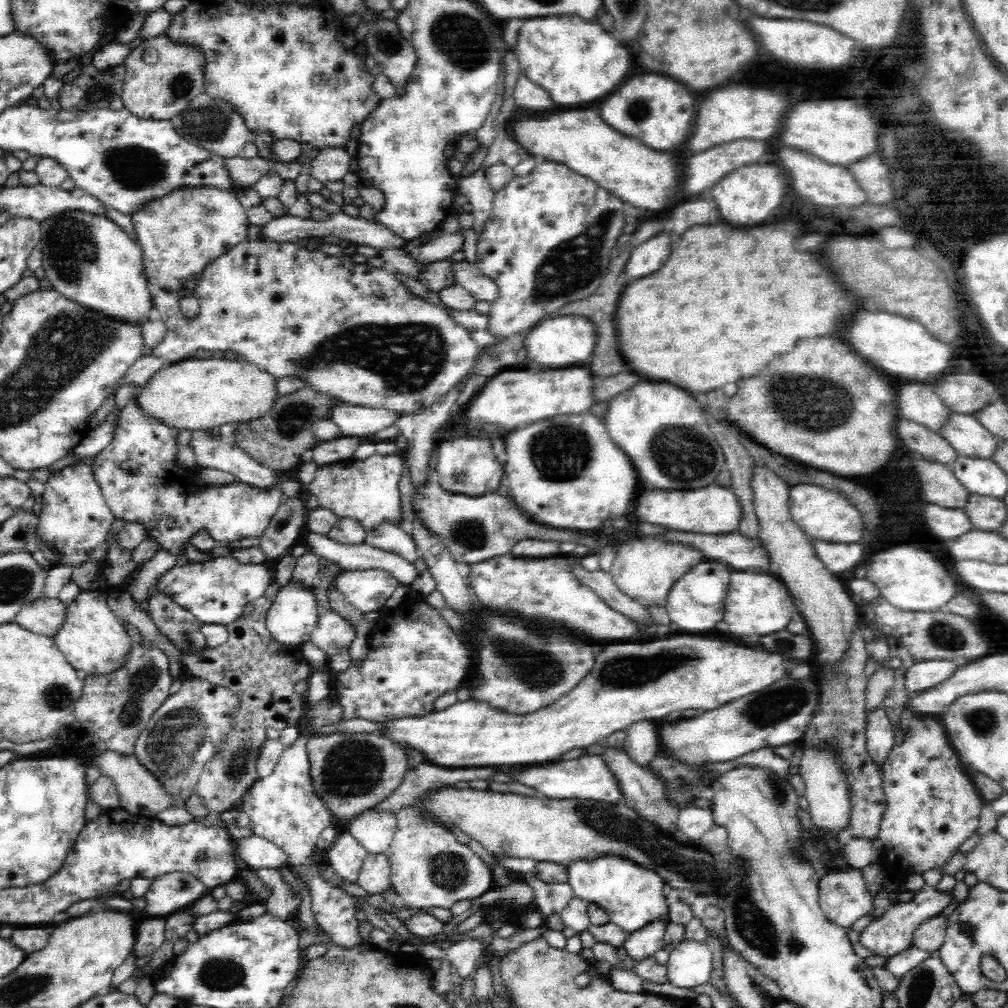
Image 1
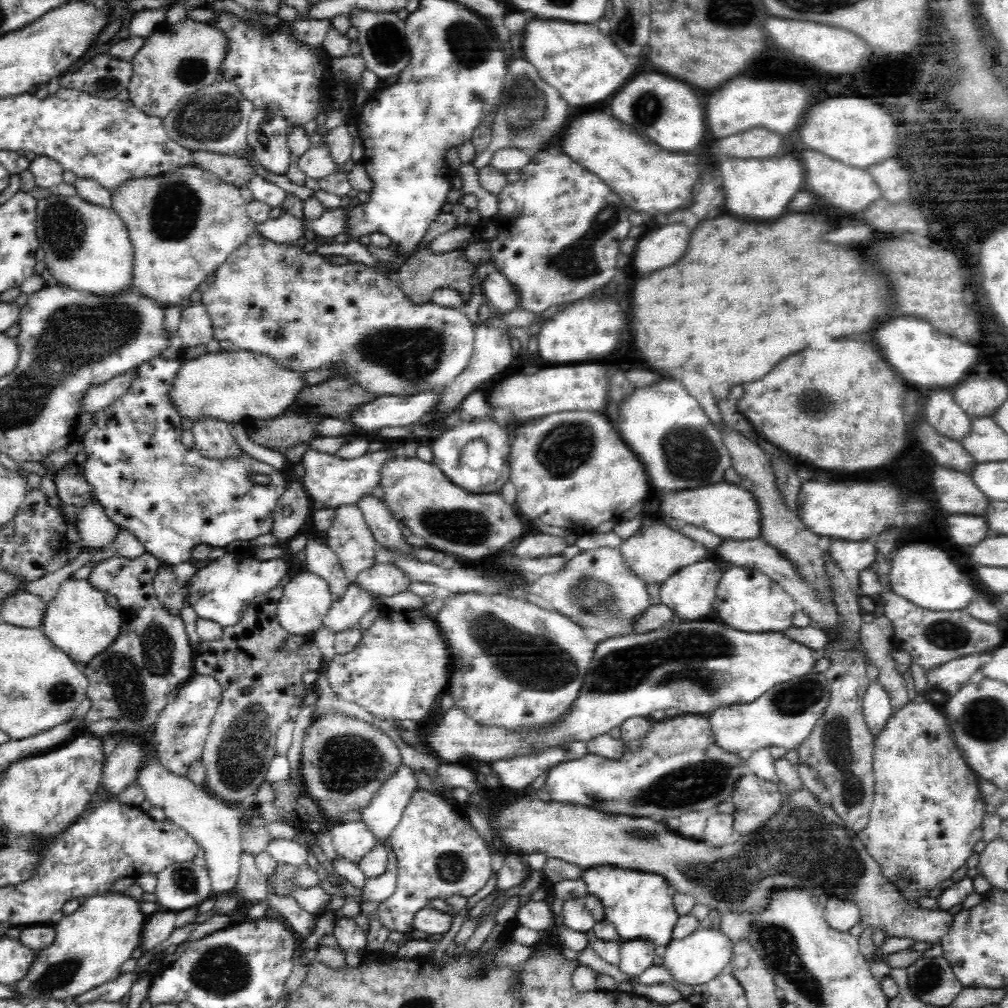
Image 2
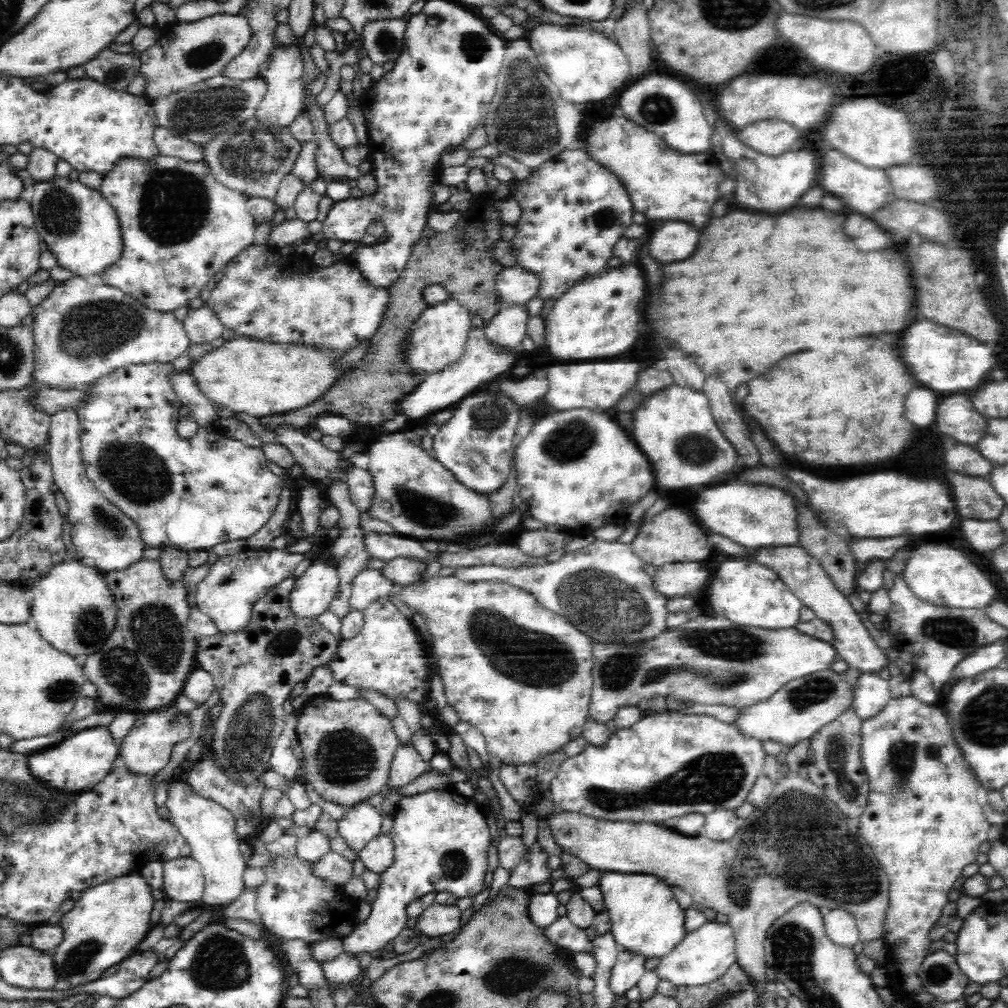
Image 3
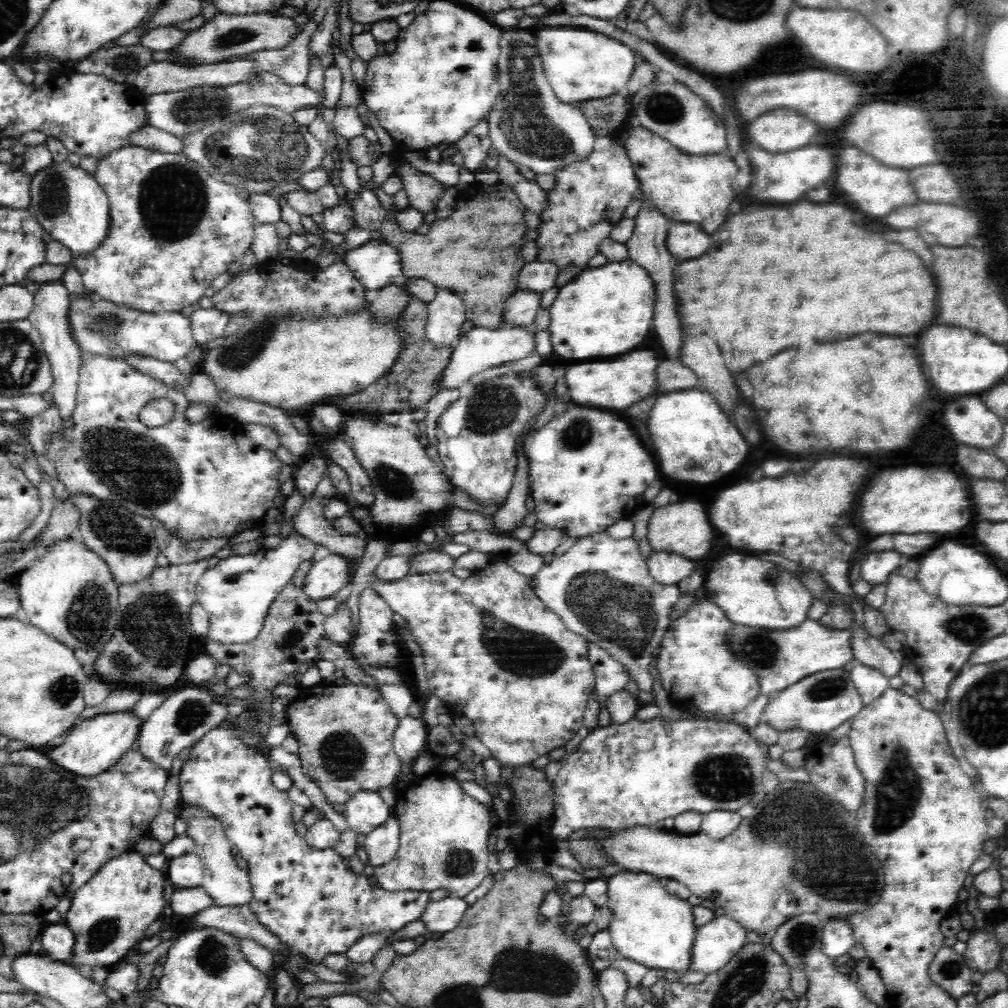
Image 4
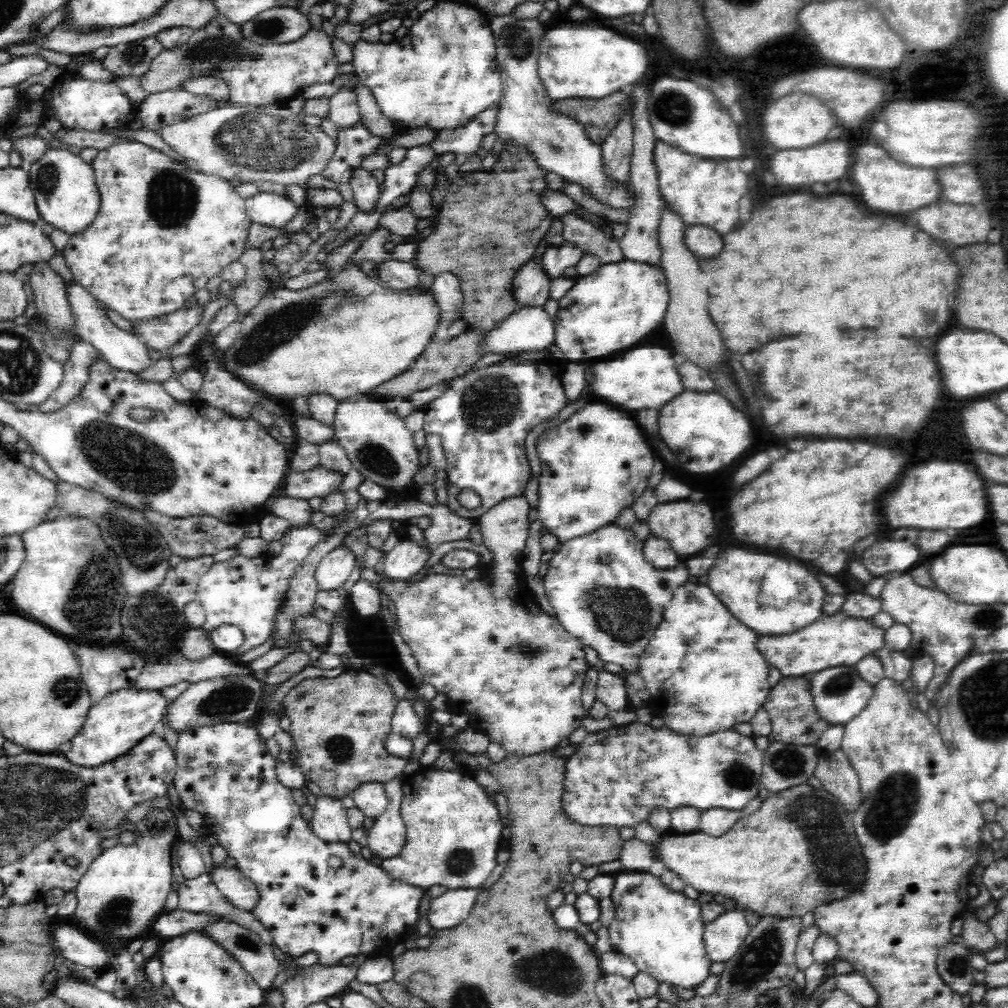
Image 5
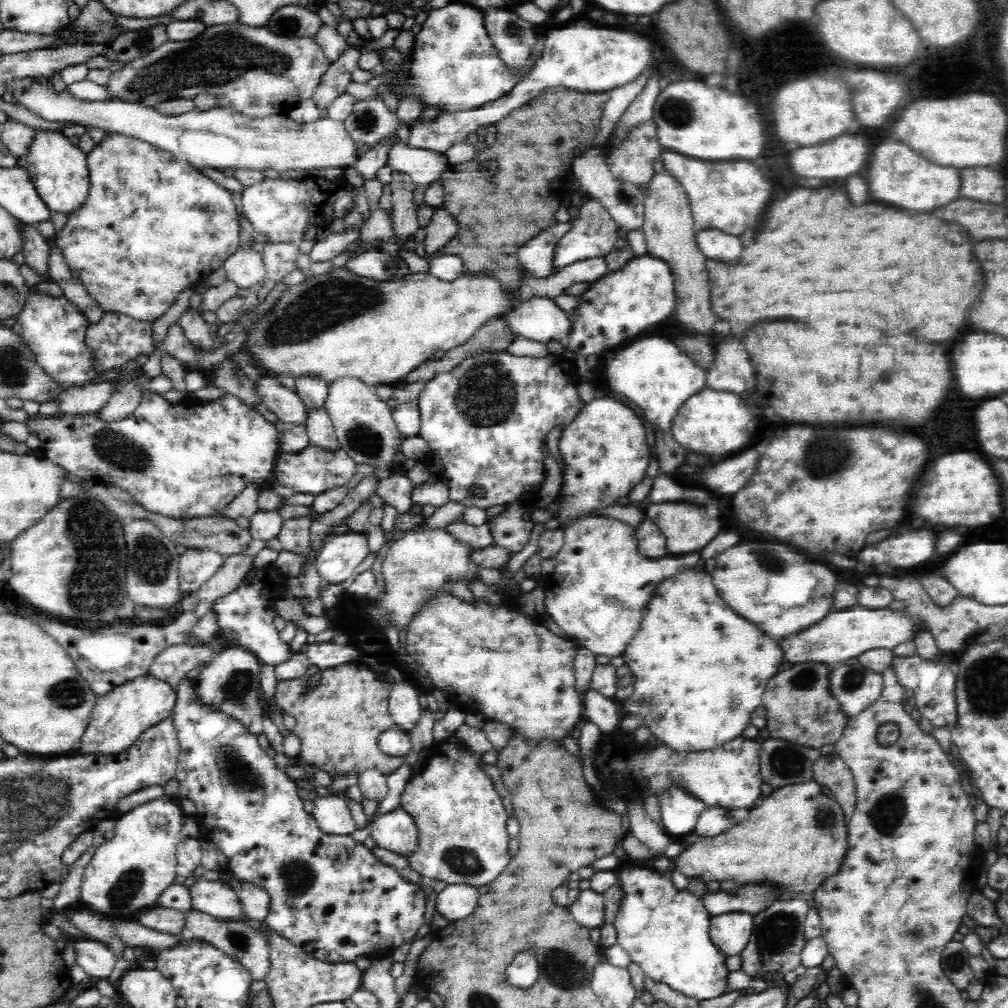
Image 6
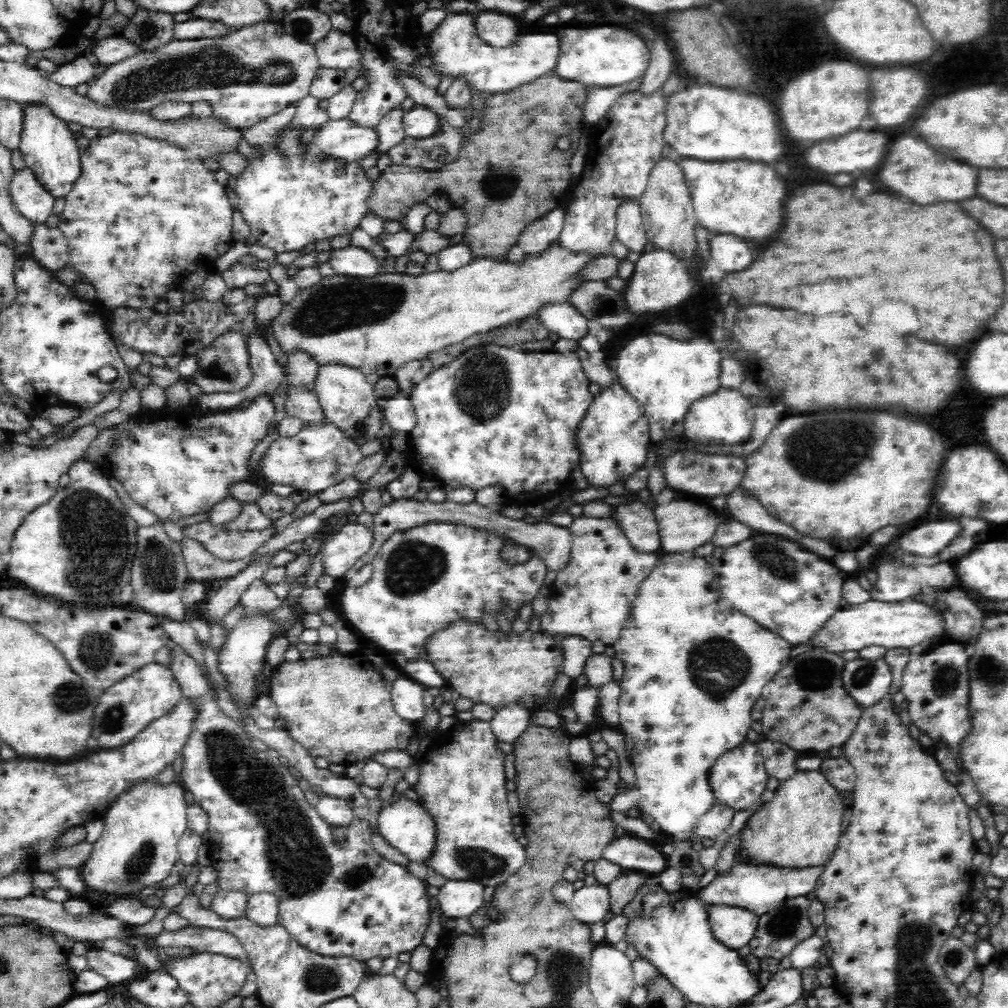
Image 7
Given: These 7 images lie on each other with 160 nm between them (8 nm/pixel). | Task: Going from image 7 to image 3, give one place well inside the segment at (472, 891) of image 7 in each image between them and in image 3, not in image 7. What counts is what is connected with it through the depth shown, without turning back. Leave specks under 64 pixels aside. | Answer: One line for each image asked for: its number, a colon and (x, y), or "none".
3: (437, 920)
4: (444, 915)
5: (446, 911)
6: (456, 902)

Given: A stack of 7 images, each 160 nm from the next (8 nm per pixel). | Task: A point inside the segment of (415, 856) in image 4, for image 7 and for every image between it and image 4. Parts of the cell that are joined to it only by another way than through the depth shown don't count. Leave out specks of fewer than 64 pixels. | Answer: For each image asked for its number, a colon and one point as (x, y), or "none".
5: (453, 829)
6: (461, 821)
7: (461, 777)

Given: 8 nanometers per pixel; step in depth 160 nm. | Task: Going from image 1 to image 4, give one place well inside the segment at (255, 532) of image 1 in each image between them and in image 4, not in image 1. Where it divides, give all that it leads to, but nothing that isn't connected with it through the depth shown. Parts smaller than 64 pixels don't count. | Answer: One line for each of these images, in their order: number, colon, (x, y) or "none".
2: (171, 498)
3: (190, 494)
4: (204, 480)

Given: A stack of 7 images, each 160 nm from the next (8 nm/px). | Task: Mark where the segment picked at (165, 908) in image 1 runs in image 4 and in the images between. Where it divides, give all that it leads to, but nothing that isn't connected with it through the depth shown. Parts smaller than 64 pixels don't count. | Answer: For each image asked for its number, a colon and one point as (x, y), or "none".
2: (185, 885)
3: (182, 880)
4: (186, 871)

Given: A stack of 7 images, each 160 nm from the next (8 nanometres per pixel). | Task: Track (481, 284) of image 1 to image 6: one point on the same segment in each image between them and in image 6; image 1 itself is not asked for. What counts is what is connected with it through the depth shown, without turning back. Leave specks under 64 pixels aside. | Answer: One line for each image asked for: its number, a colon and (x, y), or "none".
2: (499, 293)
3: (516, 285)
4: (535, 276)
5: (553, 261)
6: (593, 235)

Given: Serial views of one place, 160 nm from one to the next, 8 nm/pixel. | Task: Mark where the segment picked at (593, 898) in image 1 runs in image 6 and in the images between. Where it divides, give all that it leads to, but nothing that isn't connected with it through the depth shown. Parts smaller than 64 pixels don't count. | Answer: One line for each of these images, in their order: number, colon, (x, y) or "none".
2: (639, 904)
3: (645, 917)
4: (650, 926)
5: (661, 930)
6: (665, 930)

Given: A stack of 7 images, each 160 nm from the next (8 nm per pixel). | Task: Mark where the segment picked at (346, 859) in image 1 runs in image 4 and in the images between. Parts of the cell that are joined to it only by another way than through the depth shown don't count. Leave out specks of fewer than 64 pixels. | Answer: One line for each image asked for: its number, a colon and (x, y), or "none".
2: (351, 839)
3: (361, 824)
4: (365, 810)

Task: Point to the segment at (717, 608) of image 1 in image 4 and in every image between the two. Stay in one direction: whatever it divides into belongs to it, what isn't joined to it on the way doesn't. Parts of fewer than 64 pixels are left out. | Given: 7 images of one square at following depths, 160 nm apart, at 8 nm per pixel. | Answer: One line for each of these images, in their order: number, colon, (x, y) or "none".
2: (690, 594)
3: (688, 580)
4: (665, 568)

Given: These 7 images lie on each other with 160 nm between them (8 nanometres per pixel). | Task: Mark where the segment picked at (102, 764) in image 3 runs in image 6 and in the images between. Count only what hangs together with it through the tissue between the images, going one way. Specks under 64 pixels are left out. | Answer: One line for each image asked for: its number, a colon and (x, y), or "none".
4: (95, 744)
5: (113, 726)
6: (117, 720)

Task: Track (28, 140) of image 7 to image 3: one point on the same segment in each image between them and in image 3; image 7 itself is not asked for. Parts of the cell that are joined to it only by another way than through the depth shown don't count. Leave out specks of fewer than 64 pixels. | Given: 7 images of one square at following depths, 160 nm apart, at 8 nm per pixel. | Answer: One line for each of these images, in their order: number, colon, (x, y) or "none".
3: (79, 226)
4: (68, 203)
5: (67, 197)
6: (59, 171)

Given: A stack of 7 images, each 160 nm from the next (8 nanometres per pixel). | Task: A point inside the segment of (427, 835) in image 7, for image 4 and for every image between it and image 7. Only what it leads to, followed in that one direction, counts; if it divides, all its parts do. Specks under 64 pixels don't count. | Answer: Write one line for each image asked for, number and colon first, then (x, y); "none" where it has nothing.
4: (381, 845)
5: (386, 838)
6: (395, 830)

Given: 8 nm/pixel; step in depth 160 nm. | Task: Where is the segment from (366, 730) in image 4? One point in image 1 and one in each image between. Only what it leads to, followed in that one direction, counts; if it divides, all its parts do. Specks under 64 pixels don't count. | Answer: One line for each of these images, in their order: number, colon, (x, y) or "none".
1: (351, 772)
2: (344, 761)
3: (348, 747)

